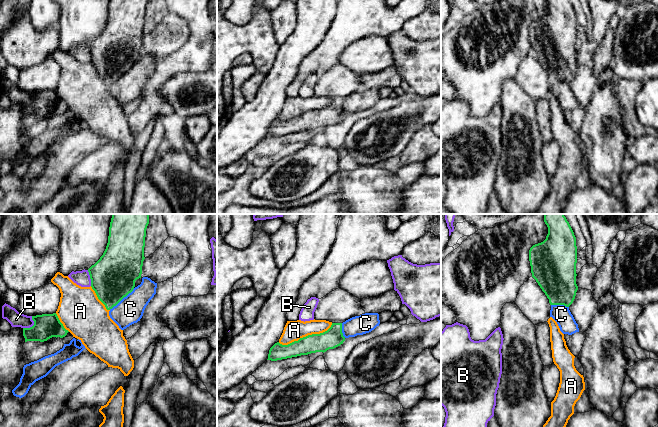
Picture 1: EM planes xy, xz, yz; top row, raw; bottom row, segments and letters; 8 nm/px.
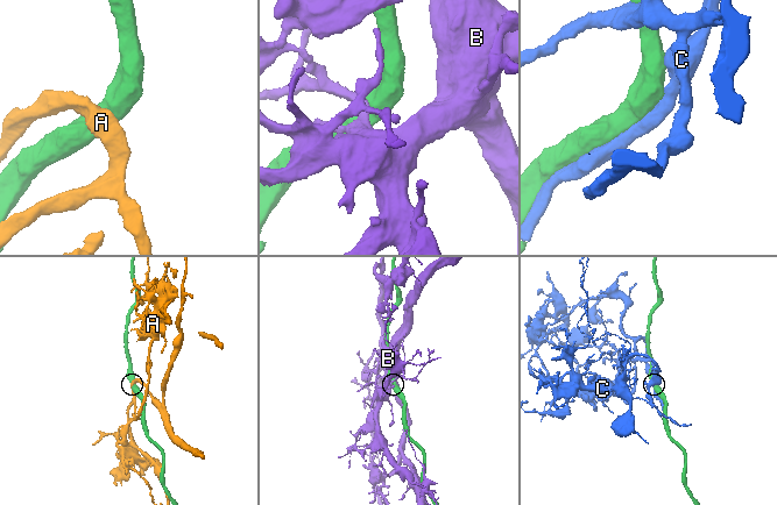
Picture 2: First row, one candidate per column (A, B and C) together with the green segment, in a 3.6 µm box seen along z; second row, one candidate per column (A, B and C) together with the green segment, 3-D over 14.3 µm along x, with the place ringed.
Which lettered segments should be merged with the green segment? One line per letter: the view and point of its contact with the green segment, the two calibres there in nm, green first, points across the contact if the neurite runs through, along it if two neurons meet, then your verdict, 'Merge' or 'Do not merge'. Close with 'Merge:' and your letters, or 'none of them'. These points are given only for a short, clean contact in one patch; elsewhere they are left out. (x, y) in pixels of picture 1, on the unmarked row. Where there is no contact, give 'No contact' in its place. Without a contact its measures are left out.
A: Touches green at xz (306, 112). Thickness 160 nm (green) against 160 nm. Do not merge
B: Touches green at xy (33, 101). Thickness 200 nm (green) against 120 nm. Do not merge
C: Touches green at xy (121, 75). Thickness 360 nm (green) against 220 nm. Merge
Merge: C

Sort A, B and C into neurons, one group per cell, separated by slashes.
A / B / C

